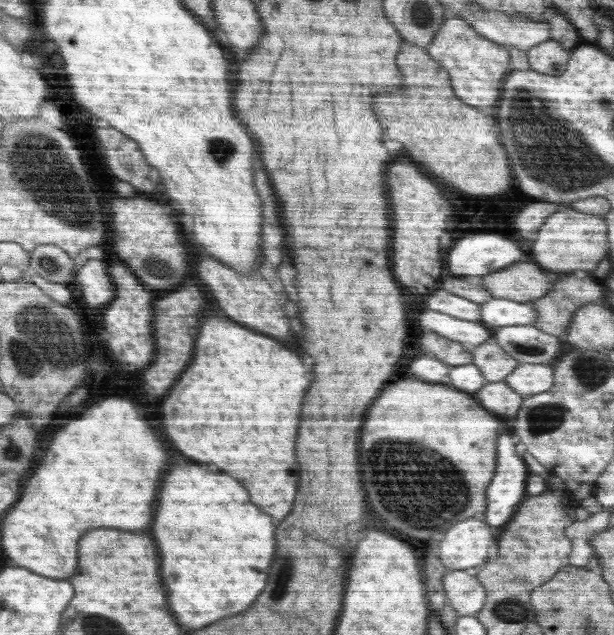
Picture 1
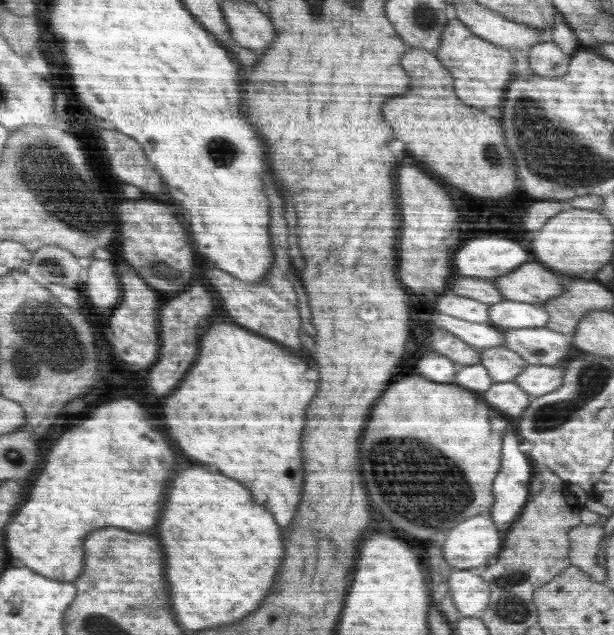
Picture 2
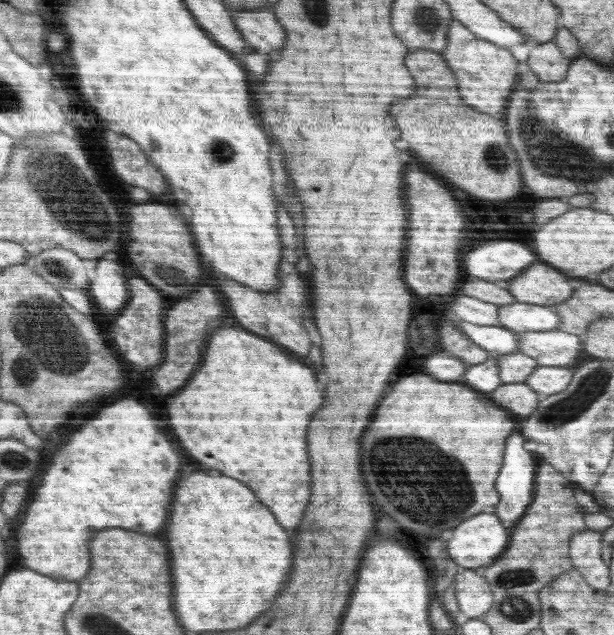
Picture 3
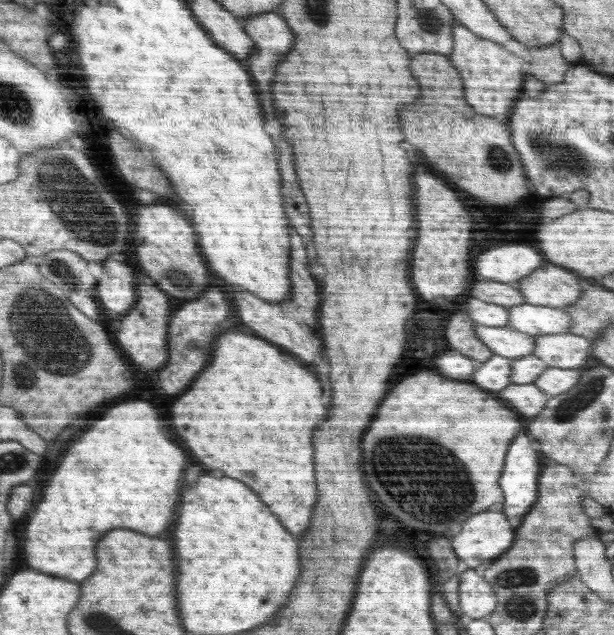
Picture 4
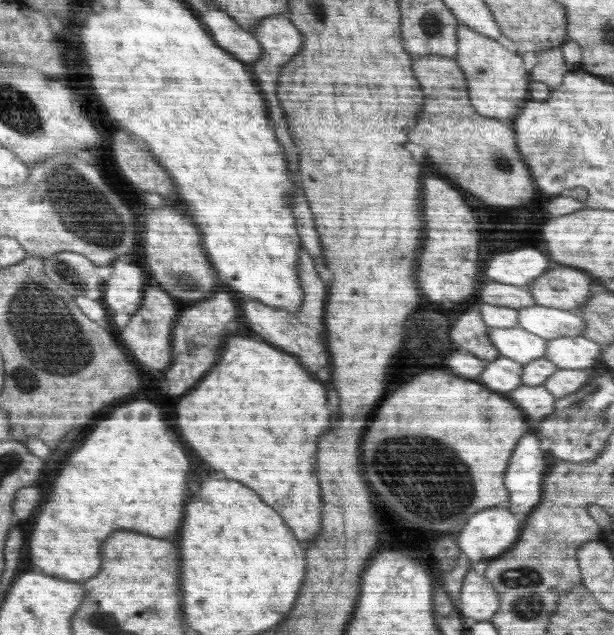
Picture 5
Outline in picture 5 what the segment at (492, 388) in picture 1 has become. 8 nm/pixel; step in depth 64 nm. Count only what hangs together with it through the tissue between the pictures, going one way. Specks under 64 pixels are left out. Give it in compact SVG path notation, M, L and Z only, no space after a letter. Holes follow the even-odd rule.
M520 385L518 388L507 392L508 398L513 398L514 402L526 410L526 418L530 418L530 426L536 426L542 419L553 413L553 406L556 398L550 394L544 385L526 386Z

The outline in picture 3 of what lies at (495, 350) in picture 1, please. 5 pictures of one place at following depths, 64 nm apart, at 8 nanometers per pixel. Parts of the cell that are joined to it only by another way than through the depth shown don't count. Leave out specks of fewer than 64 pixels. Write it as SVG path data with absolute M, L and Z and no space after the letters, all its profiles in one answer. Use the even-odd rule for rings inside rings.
M490 352L497 360L498 376L504 384L523 383L524 379L539 365L531 356L515 353L500 355Z

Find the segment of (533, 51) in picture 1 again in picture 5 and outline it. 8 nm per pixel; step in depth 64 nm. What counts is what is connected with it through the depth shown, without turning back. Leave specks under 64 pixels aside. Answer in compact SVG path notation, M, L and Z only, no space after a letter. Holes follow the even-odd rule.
M556 46L553 49L538 51L535 55L538 61L530 70L533 79L548 86L558 86L564 74L569 71L561 48Z

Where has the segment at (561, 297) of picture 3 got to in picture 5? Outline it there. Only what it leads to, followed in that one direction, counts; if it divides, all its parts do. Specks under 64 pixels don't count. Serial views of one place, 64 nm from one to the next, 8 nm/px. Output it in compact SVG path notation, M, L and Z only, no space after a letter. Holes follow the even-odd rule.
M552 268L534 279L529 288L535 304L571 311L581 307L593 295L590 284L598 279L574 268Z

